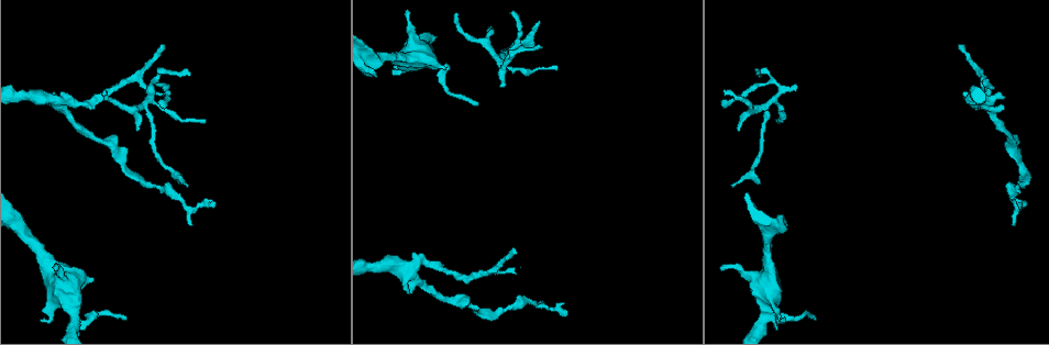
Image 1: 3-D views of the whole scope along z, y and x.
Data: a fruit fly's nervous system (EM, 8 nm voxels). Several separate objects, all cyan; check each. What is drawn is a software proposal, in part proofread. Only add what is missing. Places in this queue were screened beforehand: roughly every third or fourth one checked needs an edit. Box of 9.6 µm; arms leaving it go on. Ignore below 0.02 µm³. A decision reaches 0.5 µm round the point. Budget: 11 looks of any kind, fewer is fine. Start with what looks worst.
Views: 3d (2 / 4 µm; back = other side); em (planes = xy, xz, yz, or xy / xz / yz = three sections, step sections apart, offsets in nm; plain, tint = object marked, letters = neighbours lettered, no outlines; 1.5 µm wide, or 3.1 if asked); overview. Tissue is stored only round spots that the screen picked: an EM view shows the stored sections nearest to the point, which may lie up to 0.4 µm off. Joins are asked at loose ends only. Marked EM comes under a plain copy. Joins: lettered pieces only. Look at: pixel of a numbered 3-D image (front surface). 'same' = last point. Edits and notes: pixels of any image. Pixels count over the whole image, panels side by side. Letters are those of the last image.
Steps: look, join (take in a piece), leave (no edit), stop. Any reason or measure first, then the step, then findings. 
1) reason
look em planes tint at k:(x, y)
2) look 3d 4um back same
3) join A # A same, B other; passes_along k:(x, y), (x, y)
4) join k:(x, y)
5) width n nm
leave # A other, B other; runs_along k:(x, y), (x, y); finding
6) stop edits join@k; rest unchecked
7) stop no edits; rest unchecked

tapers out
look em yz step 4 letters at 1:(163, 44)

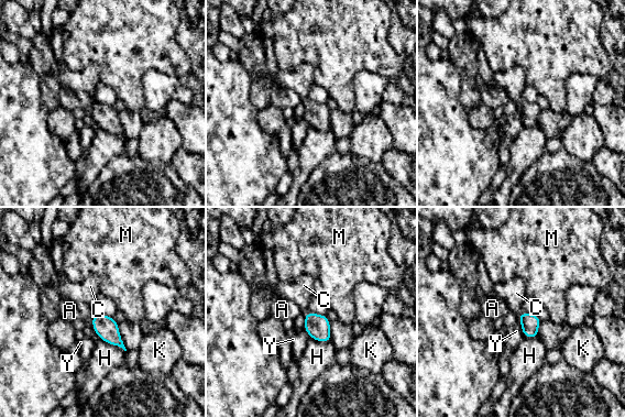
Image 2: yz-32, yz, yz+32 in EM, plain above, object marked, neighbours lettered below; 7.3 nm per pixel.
width 130 nm
join C # A other, C same, H other, K other, M other, Y other; passes_along 2:(529, 325), (519, 314), (513, 292); the neuron continues

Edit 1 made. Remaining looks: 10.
look overview

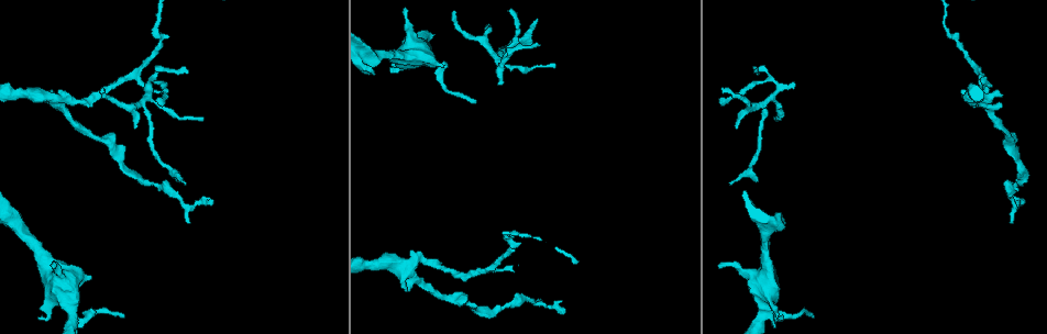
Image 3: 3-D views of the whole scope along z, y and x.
thin end
look 3d 4um at 3:(475, 101)

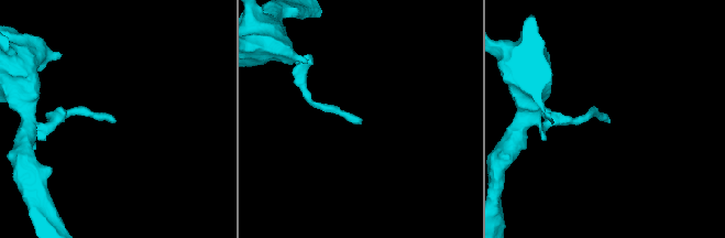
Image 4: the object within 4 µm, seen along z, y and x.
look em yz step 4 tint at 4:(359, 124)

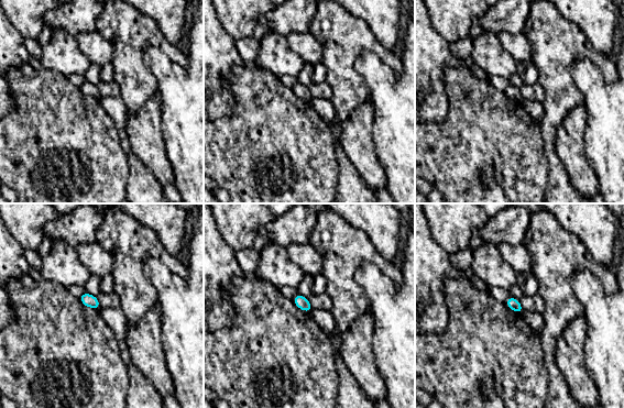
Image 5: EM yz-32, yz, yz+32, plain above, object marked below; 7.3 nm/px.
cut it another way
look em planes letters same

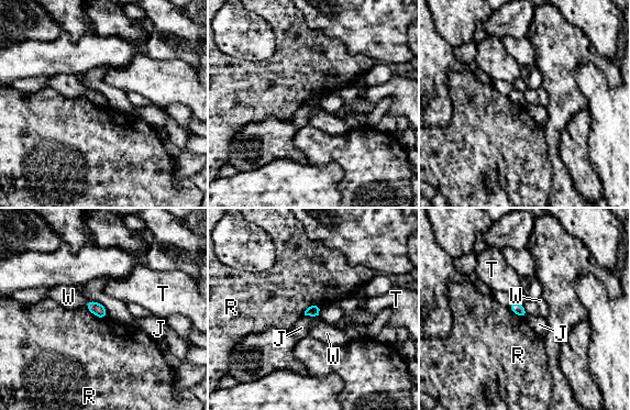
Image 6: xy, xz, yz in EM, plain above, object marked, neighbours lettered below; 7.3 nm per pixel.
leave # J other, R other, T other, W other; no lettered piece goes on from it

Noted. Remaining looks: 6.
branch stops here
look em yz step 8 tint at 3:(562, 313)

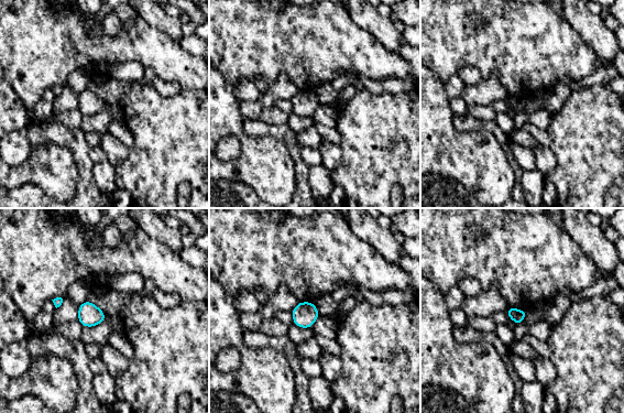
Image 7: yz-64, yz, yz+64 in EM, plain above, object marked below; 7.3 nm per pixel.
another direction
look em planes letters same

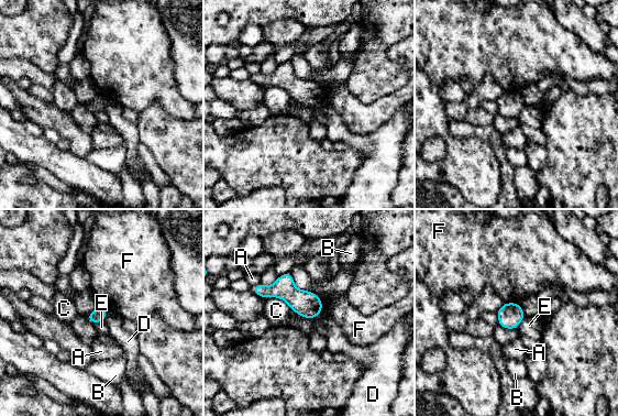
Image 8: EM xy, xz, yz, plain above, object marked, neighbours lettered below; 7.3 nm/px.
leave # A other, B other, C other, D other, E other, F other; runs_along 8:(255, 288), (287, 291), (319, 309); none of them fits

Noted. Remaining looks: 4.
an open end
look em planes letters at 3:(201, 118)

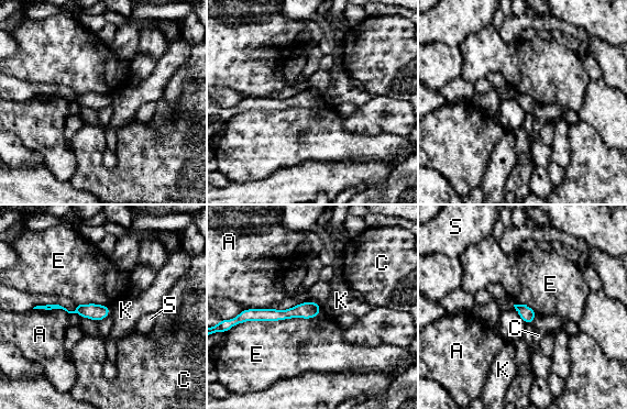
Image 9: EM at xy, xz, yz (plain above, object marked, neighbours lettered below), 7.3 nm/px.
leave # A other, C other, E other, K other, S other; runs_along 9:(317, 308), (285, 314), (246, 316); no lettered piece goes on from it

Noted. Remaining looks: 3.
stop edits join@2; rest unchecked

